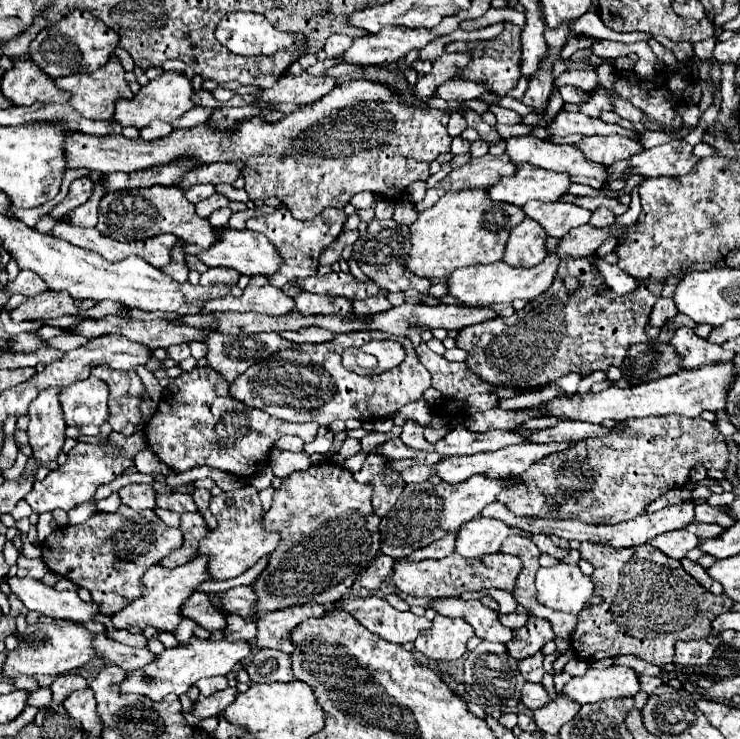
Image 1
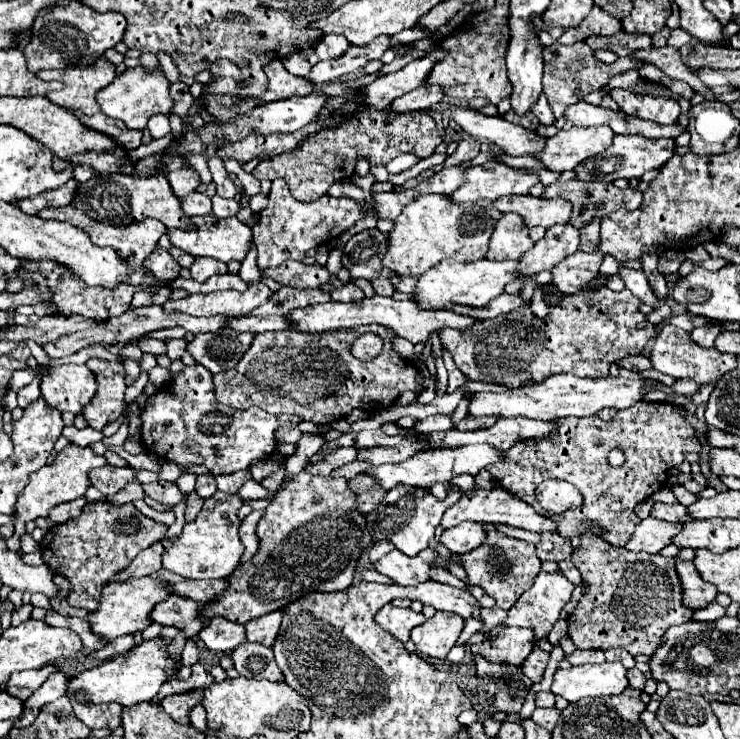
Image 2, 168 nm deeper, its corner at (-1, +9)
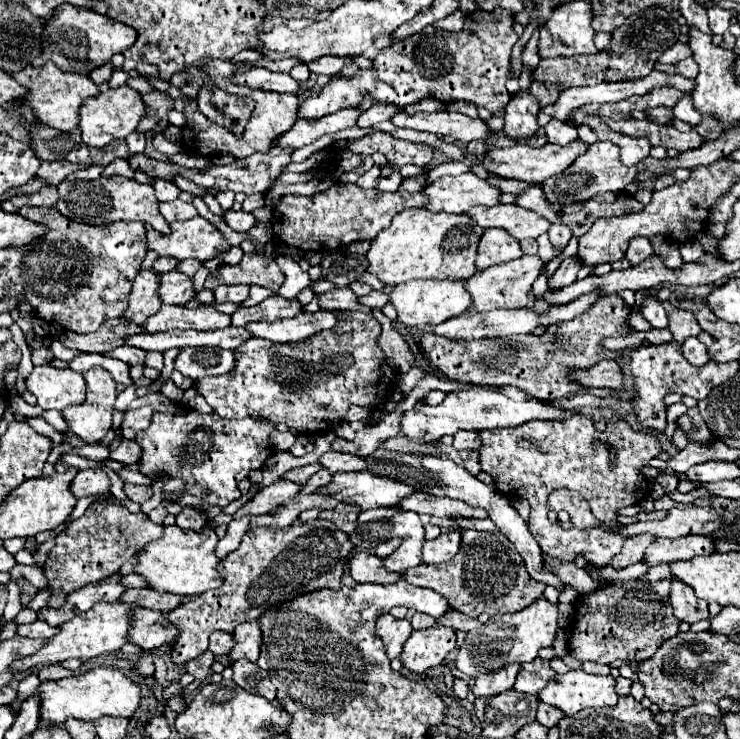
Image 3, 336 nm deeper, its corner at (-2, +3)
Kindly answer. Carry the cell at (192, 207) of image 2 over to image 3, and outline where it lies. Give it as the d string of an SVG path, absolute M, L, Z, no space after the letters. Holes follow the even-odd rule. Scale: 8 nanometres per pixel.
M172 200L172 202L162 202L160 204L160 212L162 216L172 224L176 220L190 220L198 214L198 210L194 208L194 204L182 202L182 200Z

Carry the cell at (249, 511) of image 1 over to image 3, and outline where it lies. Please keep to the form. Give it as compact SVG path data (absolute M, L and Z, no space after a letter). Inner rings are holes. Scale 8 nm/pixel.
M208 522L202 530L182 530L178 526L166 526L164 536L156 542L150 542L140 552L140 564L136 572L142 574L152 590L174 592L182 596L202 594L206 590L218 588L224 584L224 578L218 574L218 564L222 562L216 556L216 528Z

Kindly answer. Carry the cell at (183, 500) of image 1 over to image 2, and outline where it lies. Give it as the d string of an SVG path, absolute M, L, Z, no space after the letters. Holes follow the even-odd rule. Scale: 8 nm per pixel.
M165 480L143 484L143 490L149 498L153 498L165 506L175 506L175 504L183 502L183 498L185 498L173 482L165 482Z

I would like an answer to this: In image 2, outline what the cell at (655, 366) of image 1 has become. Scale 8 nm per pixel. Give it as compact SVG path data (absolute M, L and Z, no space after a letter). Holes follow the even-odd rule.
M637 354L637 356L627 356L627 358L623 358L623 360L615 362L615 364L617 364L619 368L627 368L627 370L631 370L631 372L643 372L643 370L651 368L649 358L641 356L641 354Z

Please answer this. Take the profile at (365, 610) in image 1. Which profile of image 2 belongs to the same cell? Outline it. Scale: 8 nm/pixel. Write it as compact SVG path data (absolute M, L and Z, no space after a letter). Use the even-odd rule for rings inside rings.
M385 604L377 616L375 616L375 622L385 628L387 632L391 632L399 642L407 642L409 640L409 632L423 624L425 618L421 612L413 612L411 608L395 608L393 604Z

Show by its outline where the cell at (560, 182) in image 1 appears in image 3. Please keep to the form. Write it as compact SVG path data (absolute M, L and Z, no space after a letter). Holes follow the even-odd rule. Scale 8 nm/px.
M474 172L462 176L442 176L424 188L424 194L430 198L430 204L426 206L428 210L450 214L462 214L480 204L496 206L502 196L498 188L488 184L484 178L478 178Z

